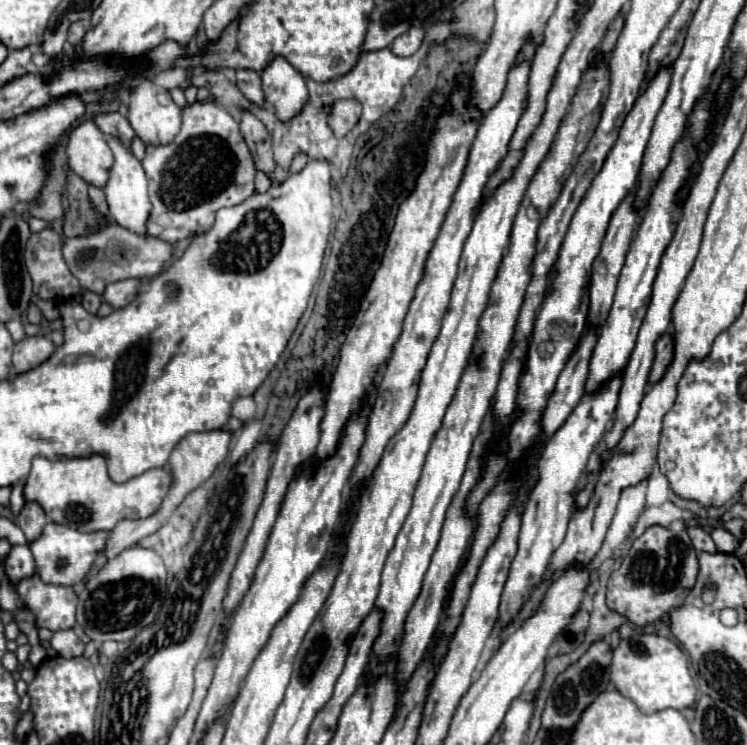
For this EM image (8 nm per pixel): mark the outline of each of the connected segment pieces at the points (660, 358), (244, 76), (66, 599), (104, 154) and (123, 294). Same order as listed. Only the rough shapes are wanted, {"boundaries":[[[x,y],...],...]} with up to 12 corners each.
{"boundaries":[[[664,333],[656,343],[656,357],[648,383],[662,379],[672,361],[672,335]],[[238,69],[238,89],[262,105],[262,81],[258,71]],[[38,575],[16,591],[38,629],[74,627],[78,597],[72,587],[46,585]],[[94,121],[72,129],[66,155],[76,175],[104,187],[114,157]],[[136,279],[116,281],[104,289],[102,301],[122,309],[138,291]]]}

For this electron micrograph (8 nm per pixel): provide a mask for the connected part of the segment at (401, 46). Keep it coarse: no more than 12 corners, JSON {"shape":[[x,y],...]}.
{"shape":[[412,27],[398,37],[390,51],[400,57],[410,57],[420,49],[422,29]]}

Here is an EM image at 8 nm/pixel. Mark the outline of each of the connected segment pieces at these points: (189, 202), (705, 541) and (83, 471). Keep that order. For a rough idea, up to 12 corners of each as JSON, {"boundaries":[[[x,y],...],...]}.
{"boundaries":[[[212,99],[146,145],[148,237],[210,229],[254,193],[236,119]],[[688,527],[698,553],[716,553],[716,545],[702,527]],[[102,455],[36,457],[24,497],[82,533],[146,519],[170,469],[114,483]]]}

